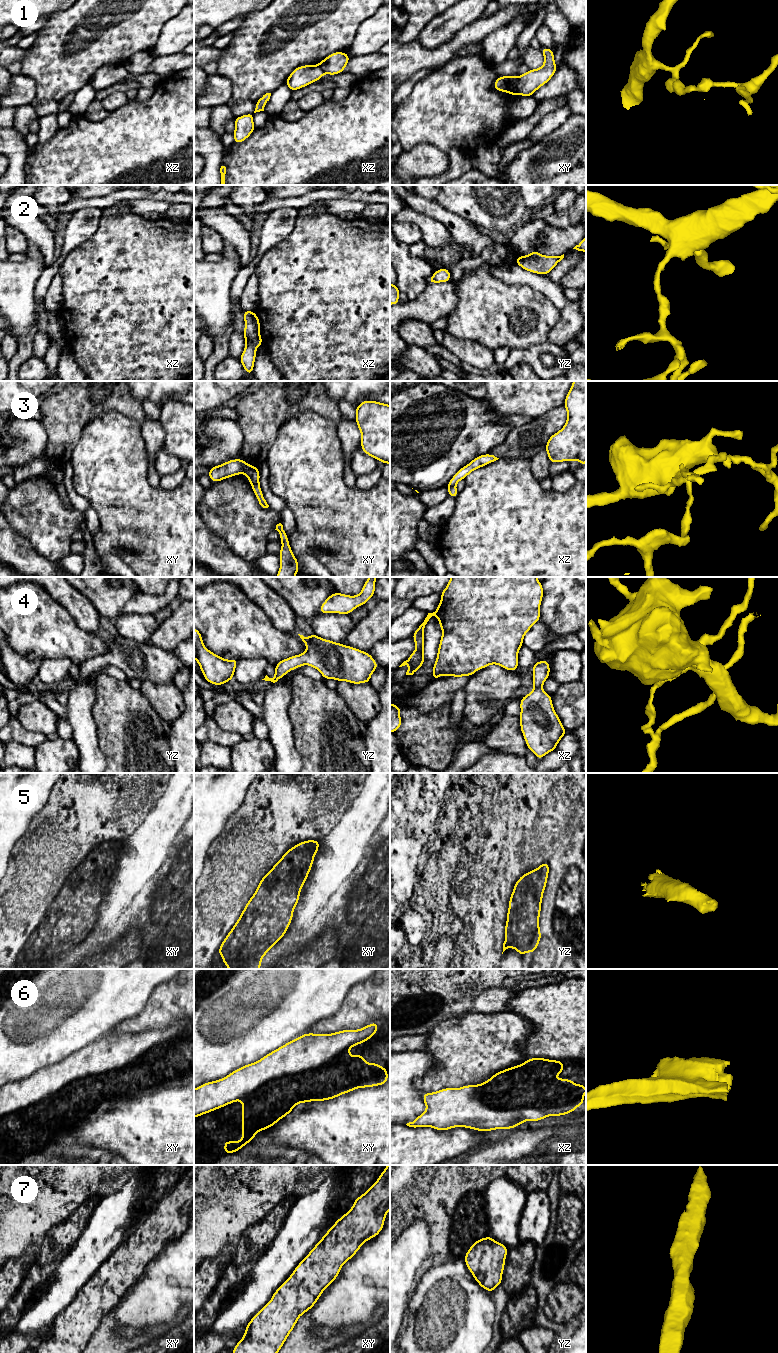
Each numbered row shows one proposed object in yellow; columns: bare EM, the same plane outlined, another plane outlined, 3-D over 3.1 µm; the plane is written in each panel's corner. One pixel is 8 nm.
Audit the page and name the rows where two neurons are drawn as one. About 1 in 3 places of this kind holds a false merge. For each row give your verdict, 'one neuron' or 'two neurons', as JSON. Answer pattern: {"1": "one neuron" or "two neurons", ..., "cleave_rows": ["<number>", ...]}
{"1": "two neurons", "2": "one neuron", "3": "two neurons", "4": "one neuron", "5": "one neuron", "6": "two neurons", "7": "one neuron", "cleave_rows": ["1", "3", "6"]}

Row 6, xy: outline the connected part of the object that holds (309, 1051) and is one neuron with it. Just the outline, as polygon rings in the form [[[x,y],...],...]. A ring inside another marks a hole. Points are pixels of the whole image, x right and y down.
[[[375,1021],[358,1030],[340,1030],[332,1034],[305,1033],[260,1060],[244,1065],[222,1079],[207,1082],[194,1089],[194,1118],[234,1103],[265,1085],[280,1083],[282,1078],[289,1075],[317,1069],[341,1053],[348,1052],[351,1047],[368,1041],[378,1030],[378,1022]]]

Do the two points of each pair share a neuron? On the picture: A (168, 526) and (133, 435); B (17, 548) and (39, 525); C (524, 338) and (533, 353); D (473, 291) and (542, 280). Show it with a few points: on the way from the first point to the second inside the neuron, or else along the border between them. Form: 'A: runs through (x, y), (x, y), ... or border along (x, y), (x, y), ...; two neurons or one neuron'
A: runs through (145, 503), (133, 491), (133, 458); one neuron
B: border along (10, 524), (42, 556); two neurons
C: border along (545, 341), (526, 347), (515, 347), (510, 351); two neurons
D: border along (496, 278), (507, 283), (528, 284), (541, 293); two neurons

